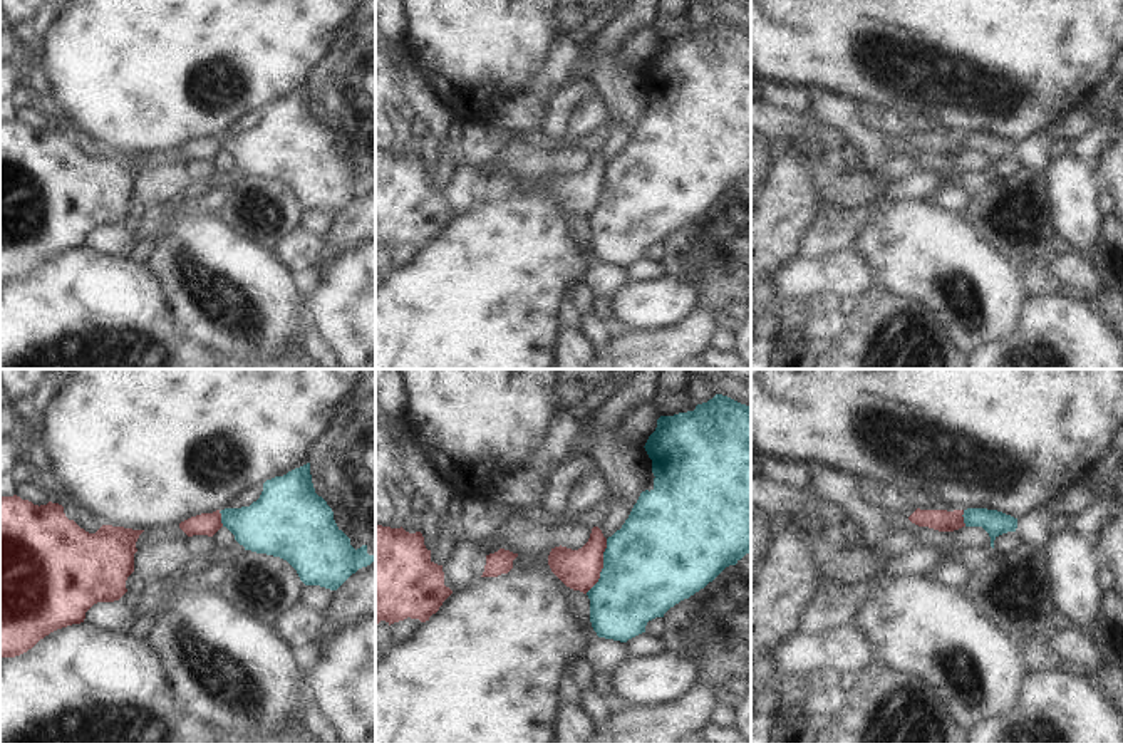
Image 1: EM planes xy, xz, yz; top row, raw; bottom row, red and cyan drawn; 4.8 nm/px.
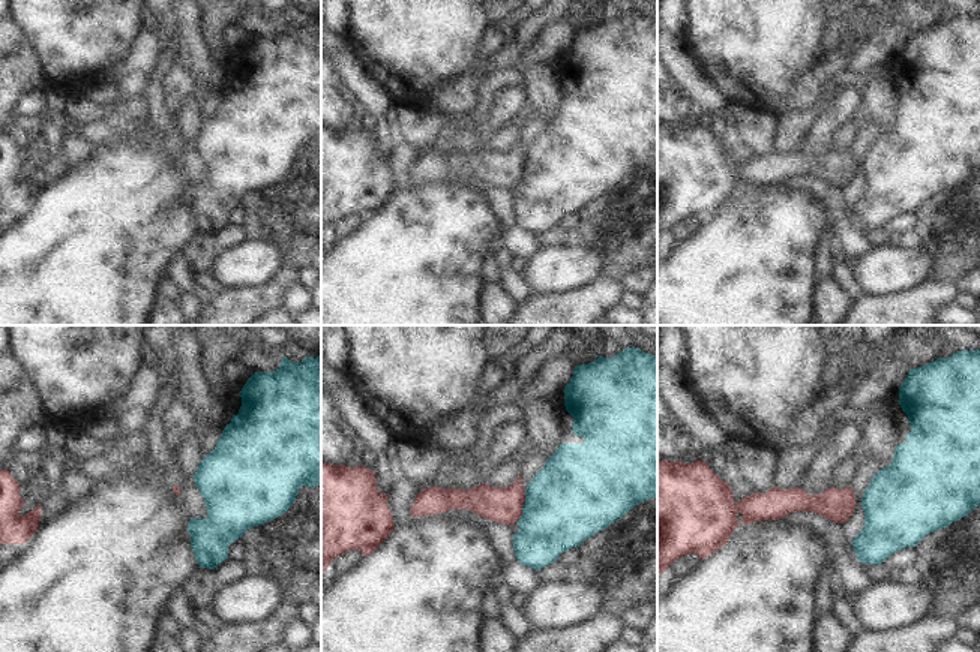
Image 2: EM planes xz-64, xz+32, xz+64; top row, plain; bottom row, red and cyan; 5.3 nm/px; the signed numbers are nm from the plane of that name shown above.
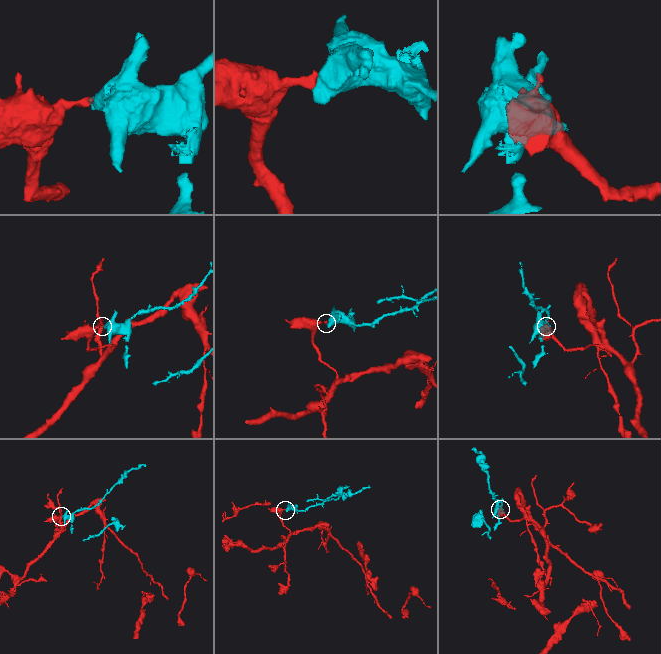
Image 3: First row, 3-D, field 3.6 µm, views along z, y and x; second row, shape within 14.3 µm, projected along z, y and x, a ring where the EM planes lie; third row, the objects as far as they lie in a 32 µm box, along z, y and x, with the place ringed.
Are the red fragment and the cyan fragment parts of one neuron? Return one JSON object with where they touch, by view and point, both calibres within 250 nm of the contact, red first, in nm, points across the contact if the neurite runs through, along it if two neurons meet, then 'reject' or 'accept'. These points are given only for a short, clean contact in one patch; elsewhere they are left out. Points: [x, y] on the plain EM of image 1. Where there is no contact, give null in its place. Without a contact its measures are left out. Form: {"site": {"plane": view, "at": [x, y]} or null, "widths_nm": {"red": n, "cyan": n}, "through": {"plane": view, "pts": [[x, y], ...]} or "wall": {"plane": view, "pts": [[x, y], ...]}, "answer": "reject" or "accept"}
{"site": {"plane": "xz", "at": [602, 190]}, "widths_nm": {"red": 190, "cyan": 460}, "wall": {"plane": "xz", "pts": [[607, 163], [600, 202], [585, 217]]}, "answer": "reject"}

